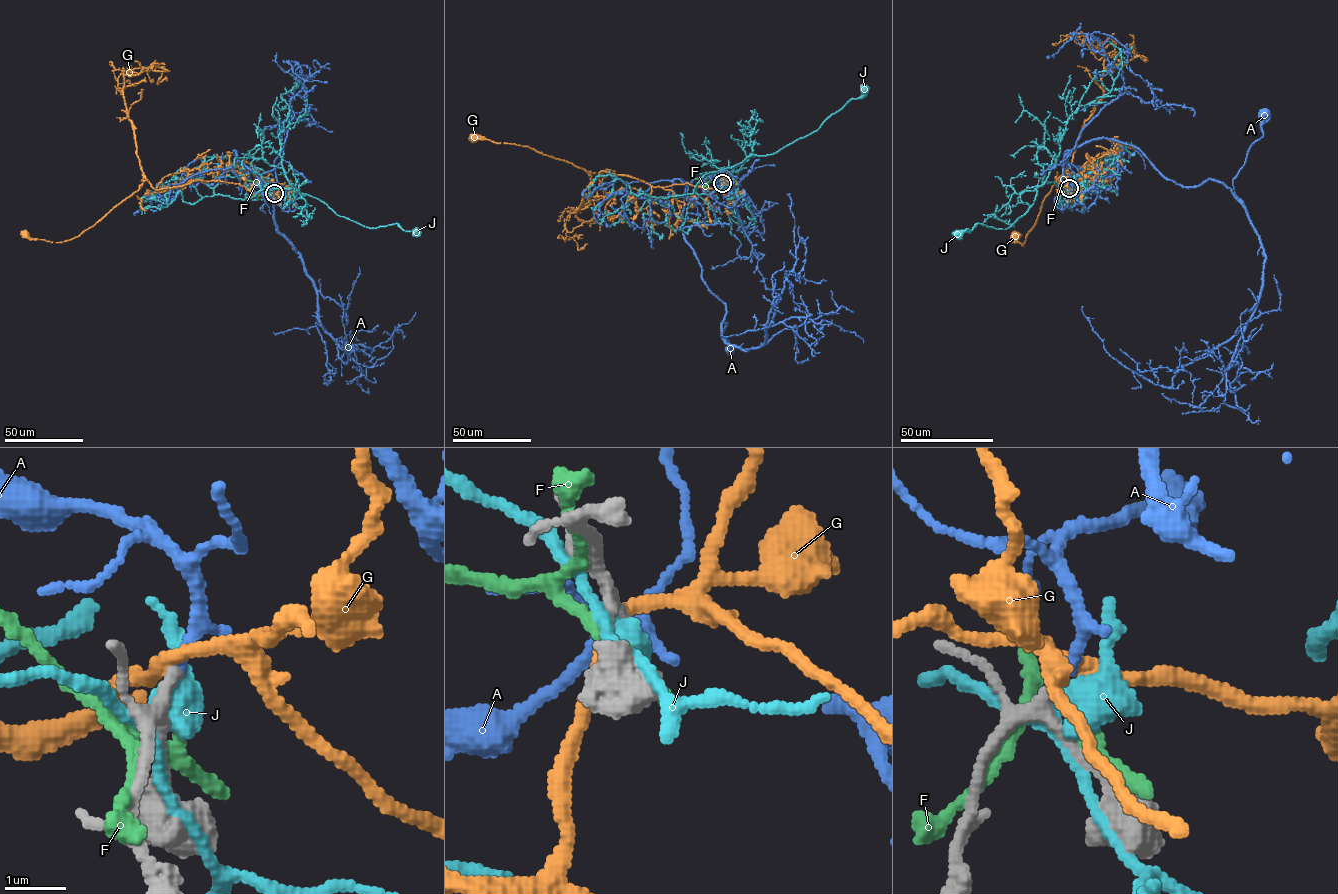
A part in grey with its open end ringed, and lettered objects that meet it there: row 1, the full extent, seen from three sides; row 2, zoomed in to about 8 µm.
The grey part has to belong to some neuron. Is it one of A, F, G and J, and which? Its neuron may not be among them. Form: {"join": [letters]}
{"join": ["A"]}

